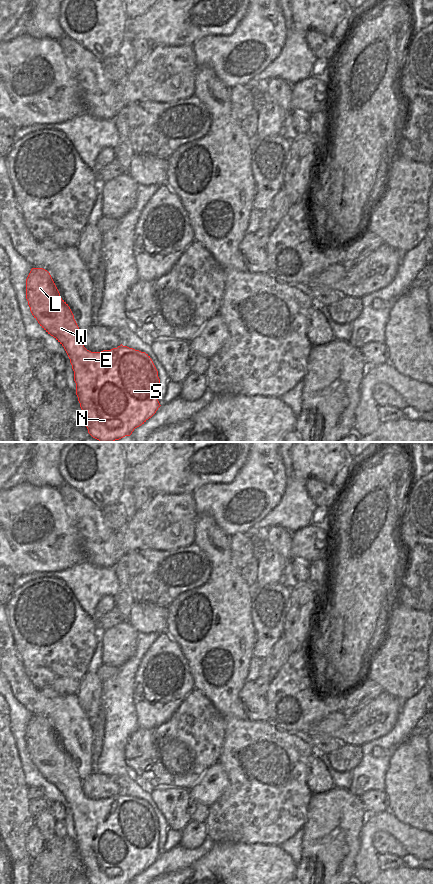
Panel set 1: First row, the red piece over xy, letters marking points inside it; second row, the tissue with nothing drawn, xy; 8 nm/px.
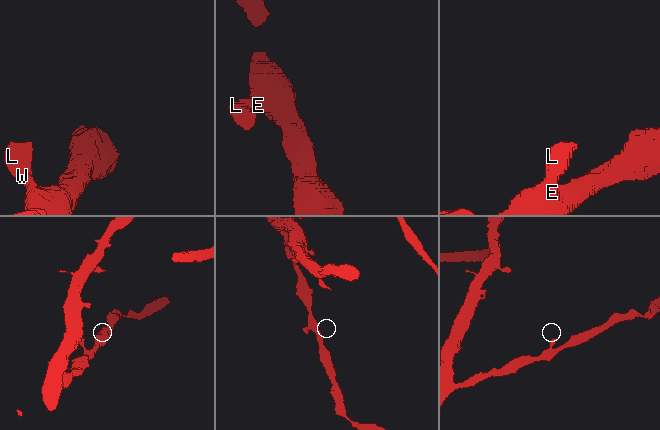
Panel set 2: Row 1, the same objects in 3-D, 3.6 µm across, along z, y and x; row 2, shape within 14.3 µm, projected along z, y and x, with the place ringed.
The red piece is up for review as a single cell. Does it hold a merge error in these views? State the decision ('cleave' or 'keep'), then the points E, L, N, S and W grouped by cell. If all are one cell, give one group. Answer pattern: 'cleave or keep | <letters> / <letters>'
keep | E L N S W

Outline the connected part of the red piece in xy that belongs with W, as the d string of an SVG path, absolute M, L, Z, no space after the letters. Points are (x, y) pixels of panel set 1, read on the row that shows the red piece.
M32 268L26 279L26 299L30 311L40 326L53 336L65 349L76 383L76 395L86 419L88 433L100 442L114 442L125 436L130 436L135 428L144 424L151 418L161 406L158 401L160 379L158 371L148 354L123 346L101 352L91 352L82 343L82 332L80 331L74 315L68 304L60 297L60 293L50 275L43 268Z

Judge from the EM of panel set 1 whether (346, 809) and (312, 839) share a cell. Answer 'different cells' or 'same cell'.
same cell

